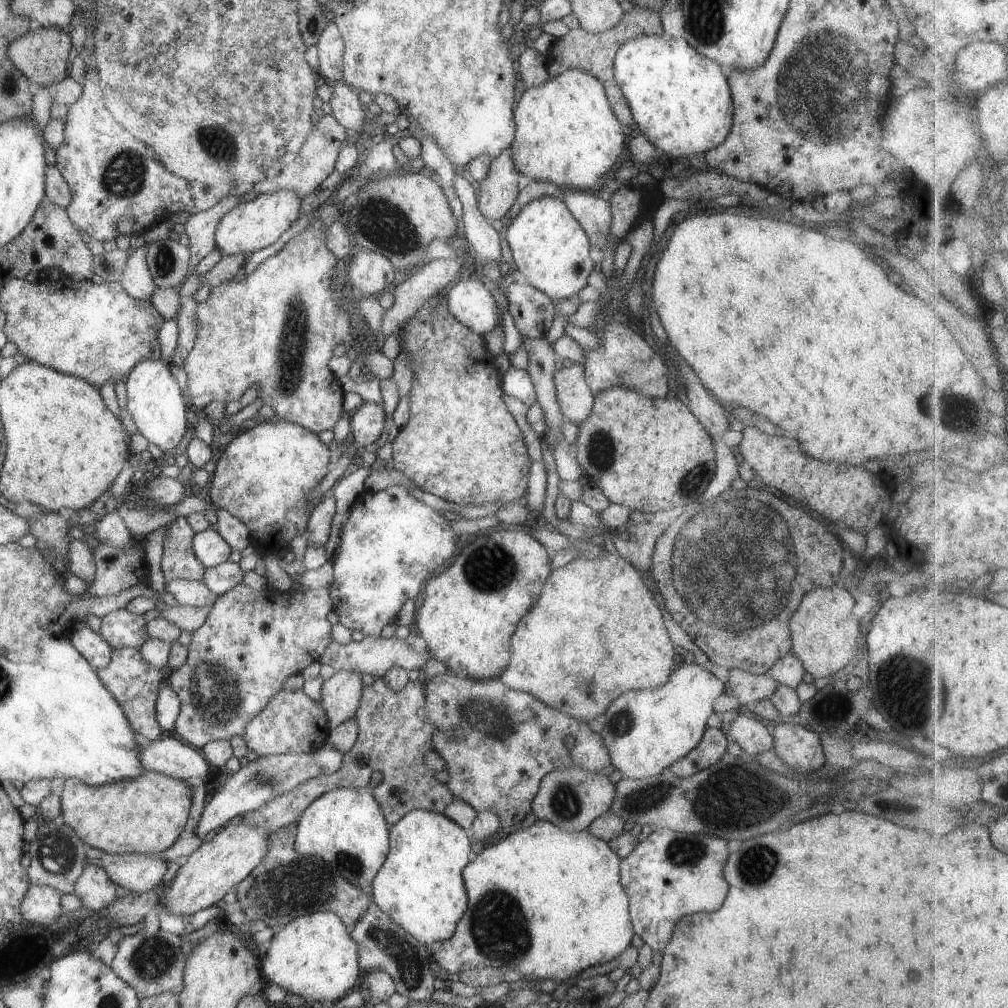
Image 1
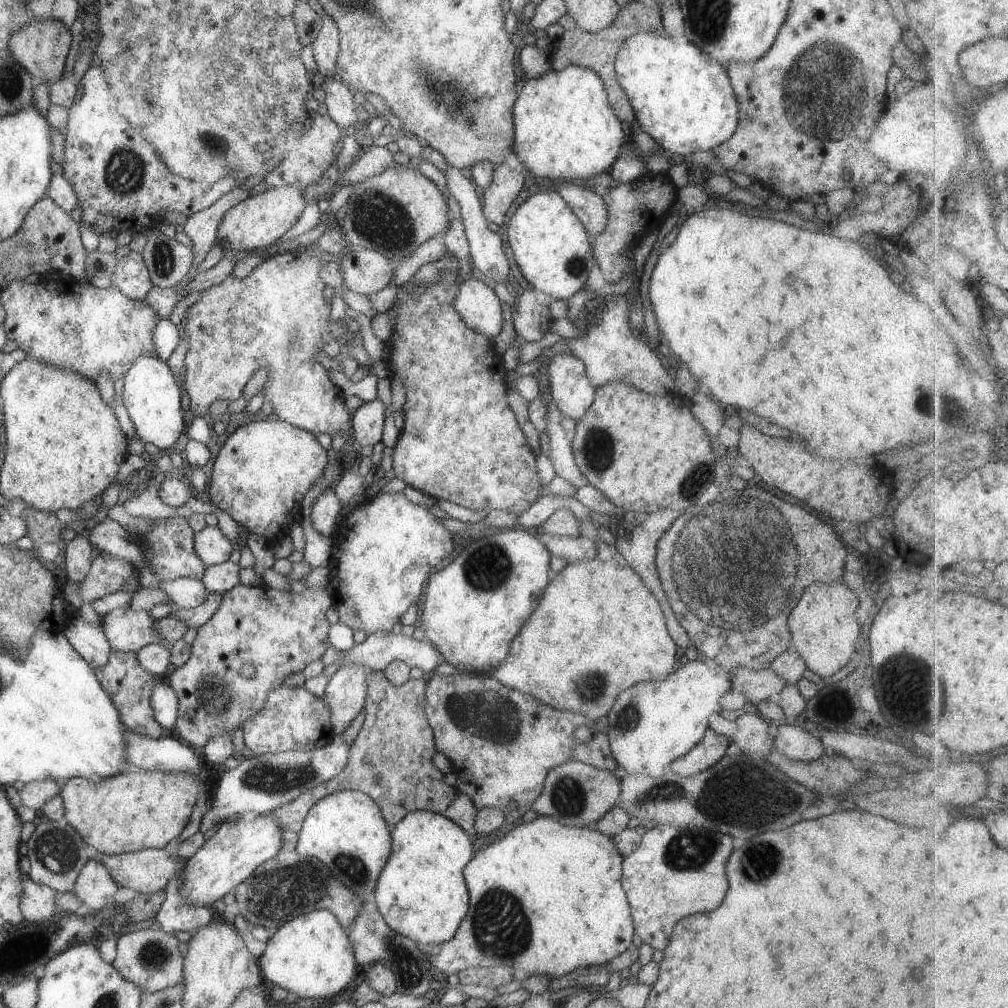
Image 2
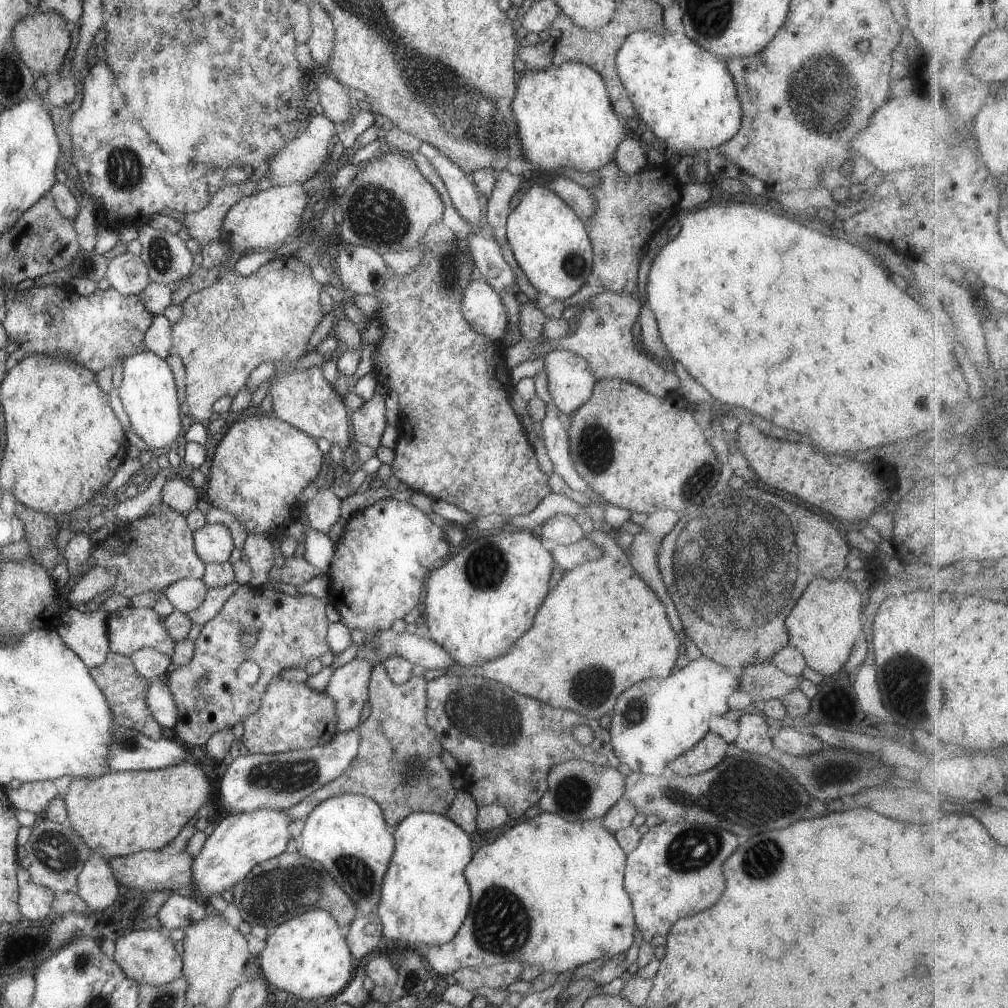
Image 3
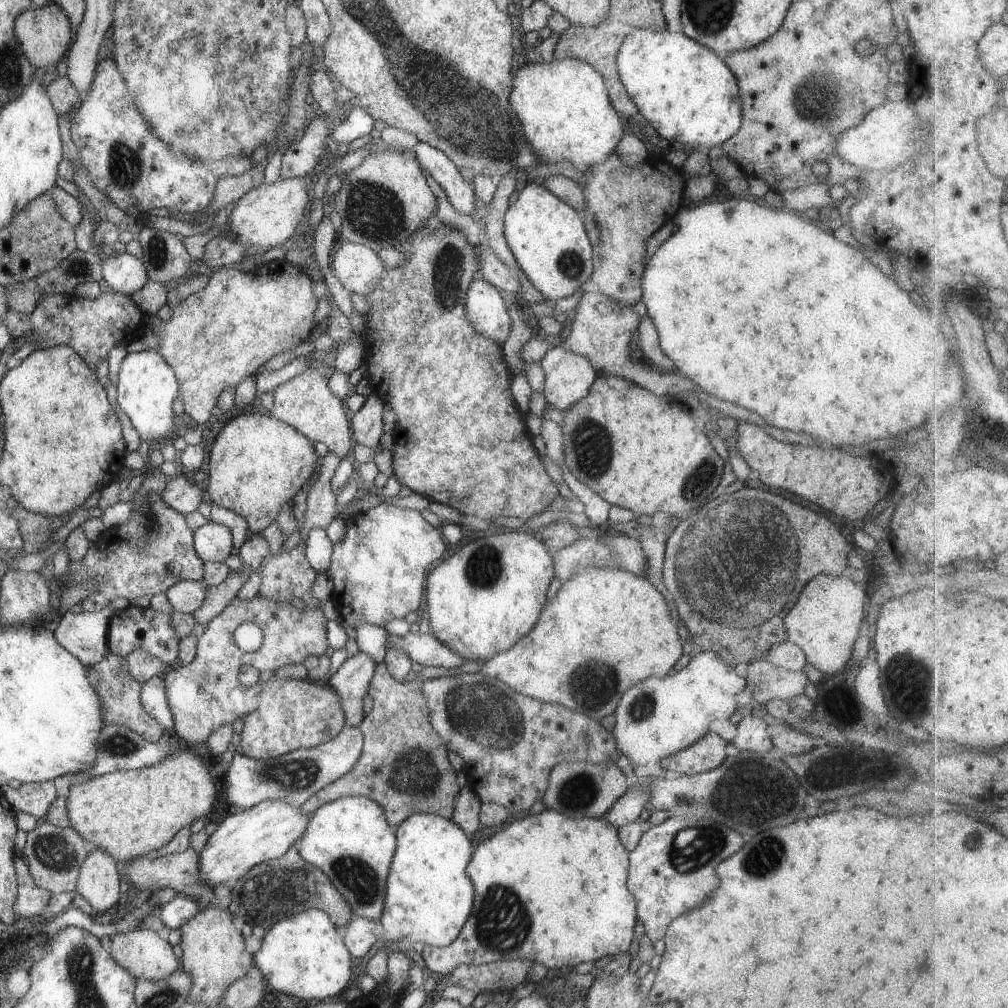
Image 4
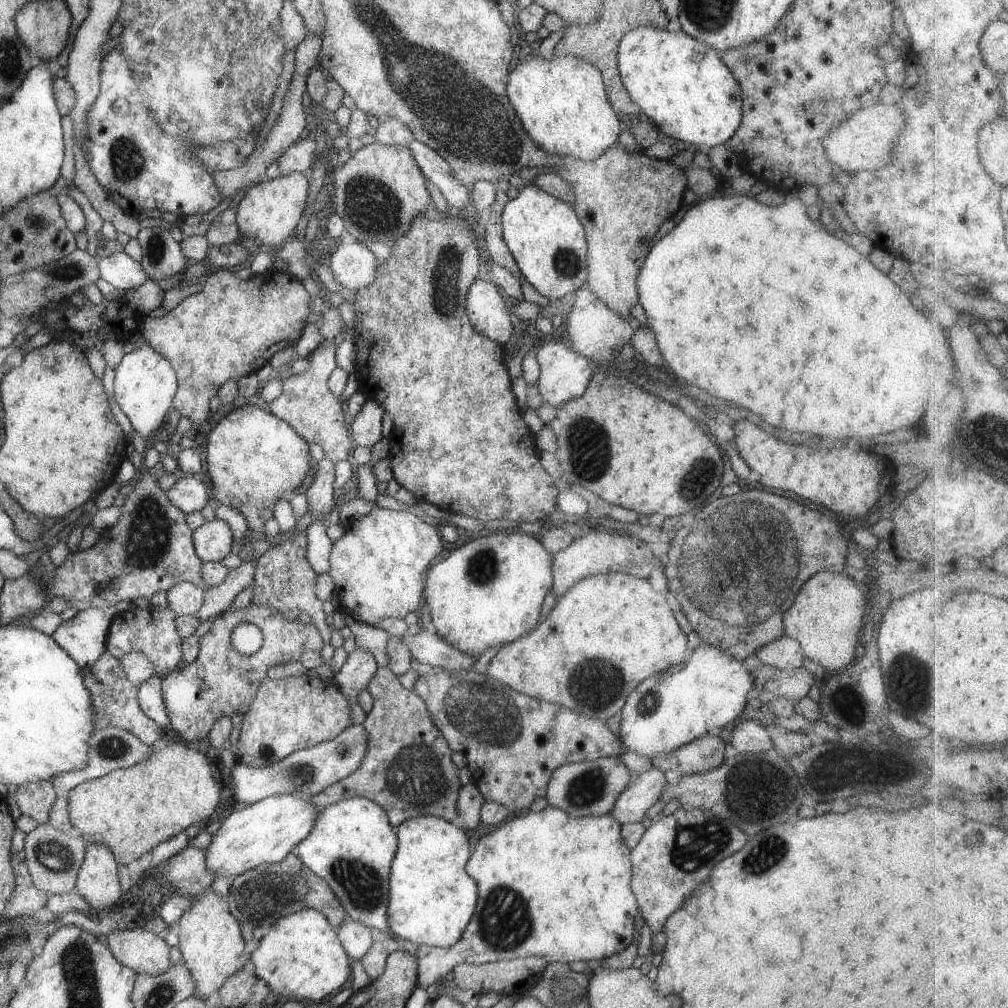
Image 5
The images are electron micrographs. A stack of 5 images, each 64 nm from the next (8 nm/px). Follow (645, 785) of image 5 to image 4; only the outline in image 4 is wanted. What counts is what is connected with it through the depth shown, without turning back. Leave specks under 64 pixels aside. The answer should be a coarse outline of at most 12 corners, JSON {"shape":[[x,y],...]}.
{"shape":[[630,785],[601,817],[618,829],[636,821],[649,792]]}

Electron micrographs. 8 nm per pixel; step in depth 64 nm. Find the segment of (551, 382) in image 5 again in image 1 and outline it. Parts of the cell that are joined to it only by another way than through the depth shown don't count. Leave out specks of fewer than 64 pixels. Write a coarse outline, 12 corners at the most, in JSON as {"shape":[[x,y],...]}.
{"shape":[[560,361],[552,380],[562,419],[575,425],[594,398],[584,366]]}

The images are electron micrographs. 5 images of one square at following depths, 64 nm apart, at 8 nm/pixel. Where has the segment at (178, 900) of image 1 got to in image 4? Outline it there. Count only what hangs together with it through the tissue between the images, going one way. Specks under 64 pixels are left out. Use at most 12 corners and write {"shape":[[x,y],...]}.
{"shape":[[281,799],[230,811],[198,854],[212,889],[279,858],[308,814]]}

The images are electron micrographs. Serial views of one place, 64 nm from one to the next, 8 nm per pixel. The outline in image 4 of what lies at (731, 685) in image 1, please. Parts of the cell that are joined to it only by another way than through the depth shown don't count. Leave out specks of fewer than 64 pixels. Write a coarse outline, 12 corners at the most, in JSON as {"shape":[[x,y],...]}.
{"shape":[[764,659],[747,663],[745,688],[752,700],[789,701],[803,694],[802,670]]}

